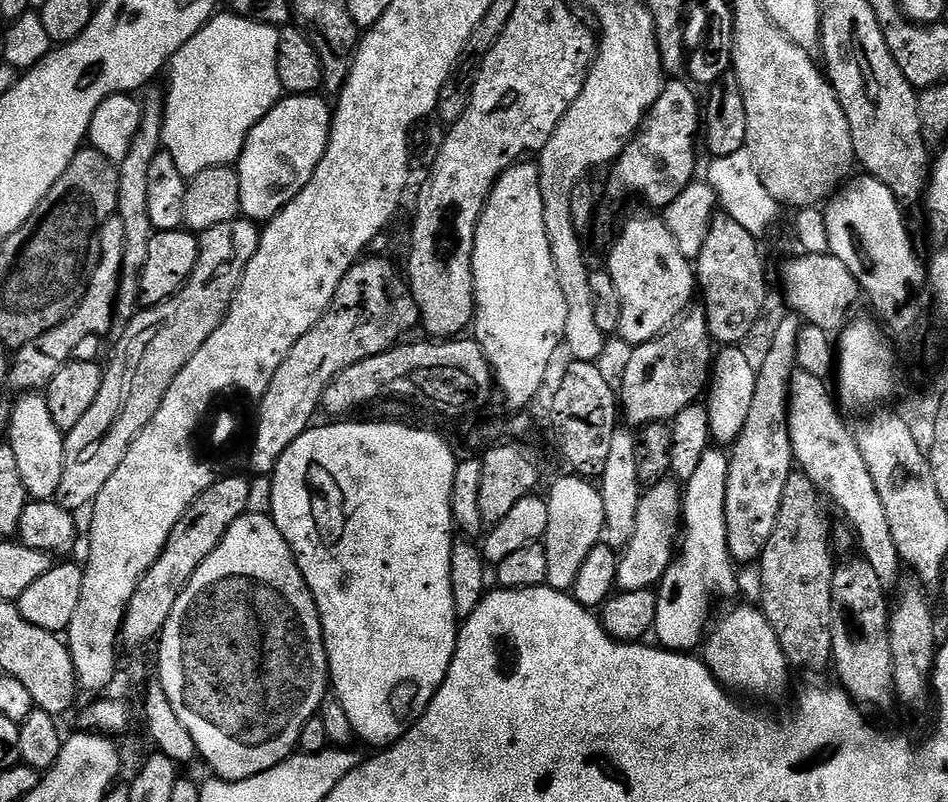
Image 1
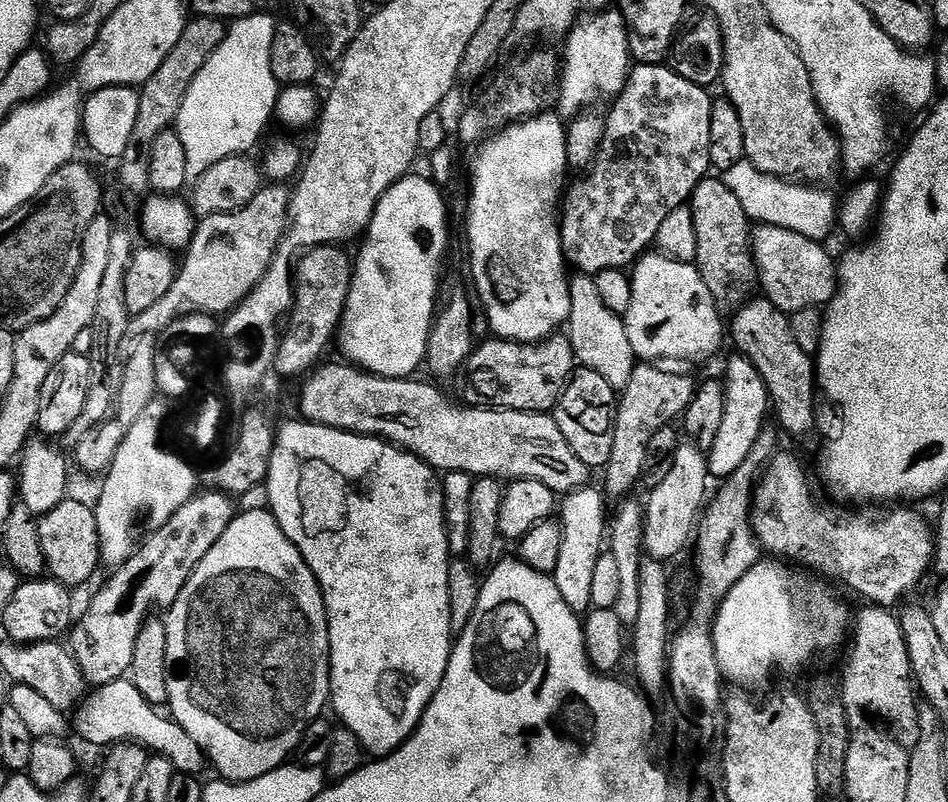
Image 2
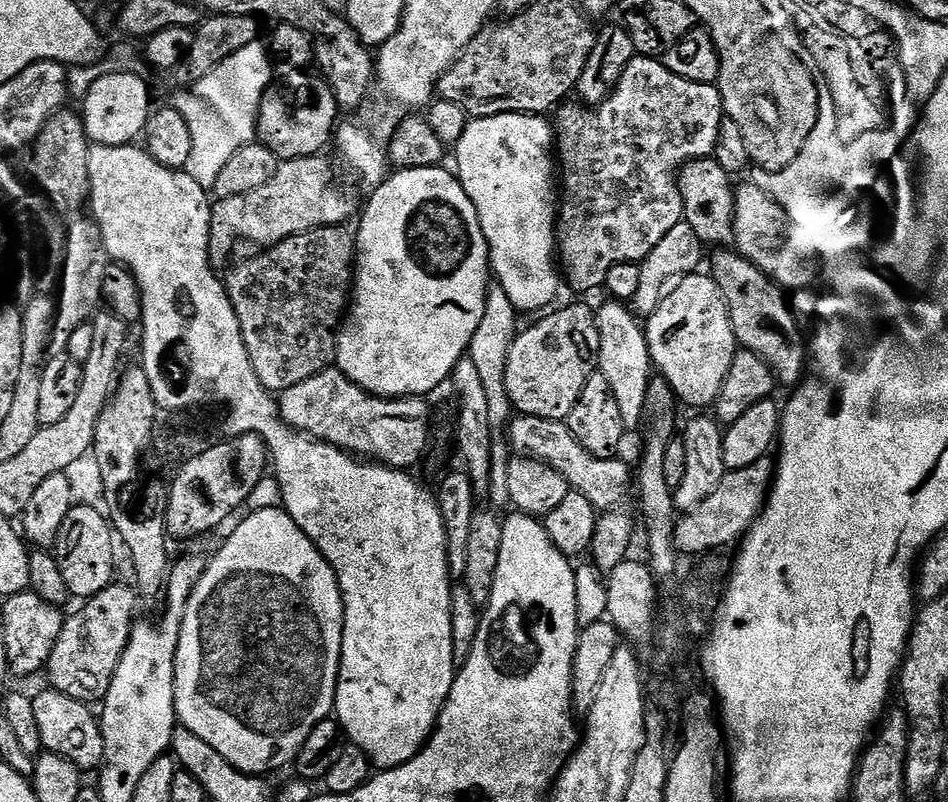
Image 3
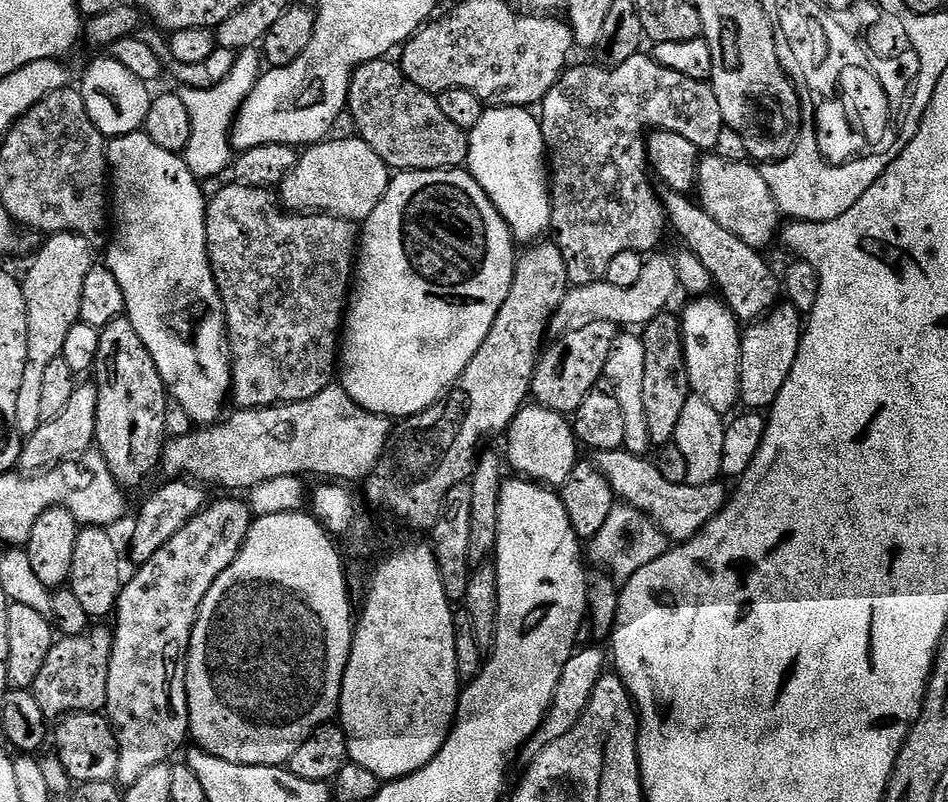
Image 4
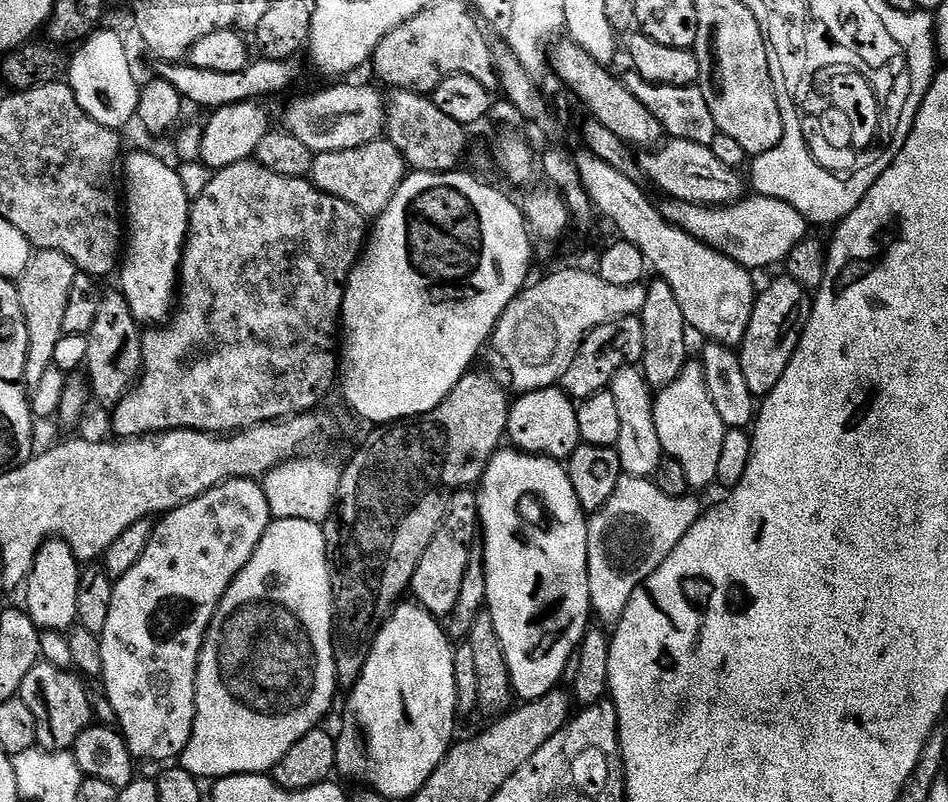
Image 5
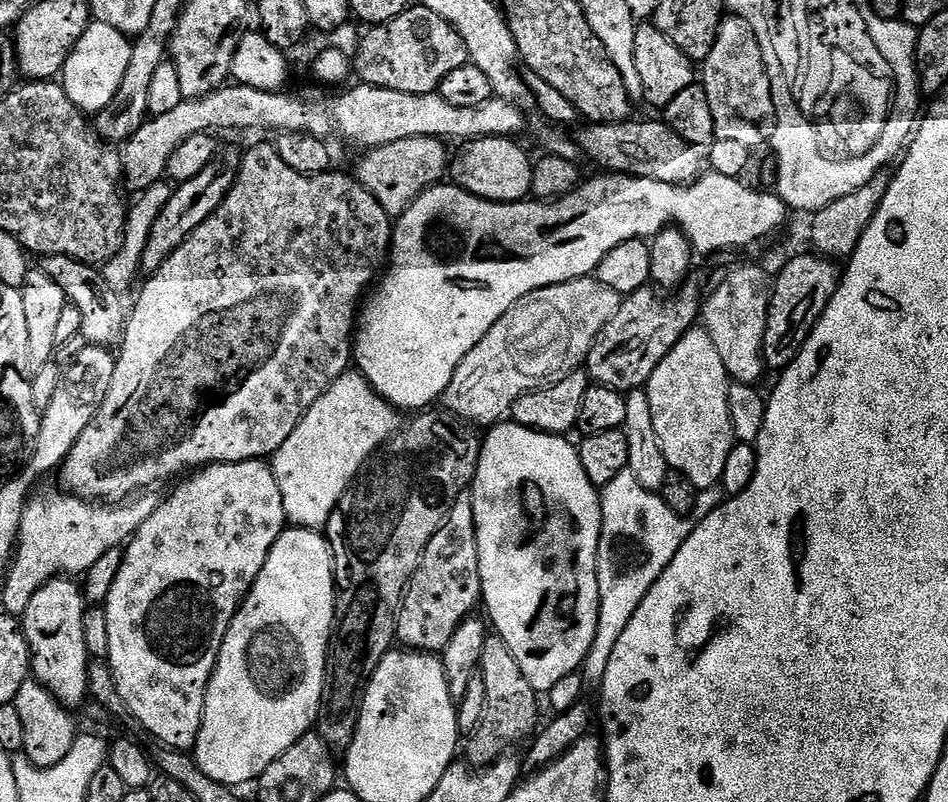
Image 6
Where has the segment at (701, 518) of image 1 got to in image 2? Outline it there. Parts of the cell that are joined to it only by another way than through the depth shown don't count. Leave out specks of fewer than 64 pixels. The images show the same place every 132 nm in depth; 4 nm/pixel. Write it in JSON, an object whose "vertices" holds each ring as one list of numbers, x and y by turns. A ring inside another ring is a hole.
{"vertices":[[772,558,761,559,740,579,737,589,726,594,726,598,718,605,712,637,718,666,723,670,725,679,736,683,733,685,750,686,748,684,770,671,775,664,792,672,808,663,819,652,828,652,840,643,843,645,849,635,850,612,848,616,847,606,840,604,838,597,831,596,826,585,816,580,807,580,804,576,792,576,791,570,784,564,787,563]]}

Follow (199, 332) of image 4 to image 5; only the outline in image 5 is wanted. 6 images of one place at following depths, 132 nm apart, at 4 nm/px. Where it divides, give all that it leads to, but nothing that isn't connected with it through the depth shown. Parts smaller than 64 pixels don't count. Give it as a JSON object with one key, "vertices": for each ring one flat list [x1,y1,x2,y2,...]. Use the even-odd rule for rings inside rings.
{"vertices":[[148,152,127,153,122,164,128,171,126,184,126,251,119,269,119,291,123,292,134,318,144,326,160,326,173,315,178,300,178,281,180,261,184,258,184,242,188,239,188,213,190,211,190,192,184,189,184,180,164,160,151,156]]}

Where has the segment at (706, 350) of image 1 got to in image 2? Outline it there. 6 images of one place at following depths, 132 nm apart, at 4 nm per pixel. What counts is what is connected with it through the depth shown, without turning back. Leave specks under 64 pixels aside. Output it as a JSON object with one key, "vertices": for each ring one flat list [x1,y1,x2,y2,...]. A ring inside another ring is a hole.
{"vertices":[[652,362,637,363,630,374,630,382,619,393,614,426,614,450,610,450,610,462,603,469,603,491,609,497,624,498,635,484,642,480,642,466,646,466,646,446,658,430,679,421,692,401,698,387,697,381,676,372,663,372,663,367]]}

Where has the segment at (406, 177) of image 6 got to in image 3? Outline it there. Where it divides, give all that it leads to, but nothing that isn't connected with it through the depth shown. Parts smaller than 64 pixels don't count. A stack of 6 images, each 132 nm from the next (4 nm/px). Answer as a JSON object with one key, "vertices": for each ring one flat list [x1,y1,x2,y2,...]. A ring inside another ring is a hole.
{"vertices":[[317,154,285,160,278,166,274,178,258,186,258,190,245,196,216,200,212,204,212,229,208,243,208,259,213,268,220,270,224,263,227,265,233,259,236,240,249,240,257,244,257,249,263,250,312,228,330,228,348,222,344,220,351,218,356,200,336,185,336,172,326,157]]}

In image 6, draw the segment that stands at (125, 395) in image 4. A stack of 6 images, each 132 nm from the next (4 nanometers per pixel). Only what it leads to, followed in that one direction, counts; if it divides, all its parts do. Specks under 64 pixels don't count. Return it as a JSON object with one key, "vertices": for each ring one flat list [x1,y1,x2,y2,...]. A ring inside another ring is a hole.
{"vertices":[[45,256,42,267,66,294,70,304,78,306,78,314,82,314,82,330,90,344,101,344,106,349,119,345,124,339,124,325,126,323,126,304,122,301,121,293,116,292,106,282,99,267,75,260,69,256]]}

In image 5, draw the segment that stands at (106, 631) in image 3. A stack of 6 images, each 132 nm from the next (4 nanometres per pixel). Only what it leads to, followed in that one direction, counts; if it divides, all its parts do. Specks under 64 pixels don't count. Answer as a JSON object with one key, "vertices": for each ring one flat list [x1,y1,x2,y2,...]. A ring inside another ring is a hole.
{"vertices":[[45,662,38,663,20,687,19,700,30,706,34,722,38,722,37,745,47,752,67,752,85,730,93,723,93,697,88,697,88,688,75,671,59,669]]}

